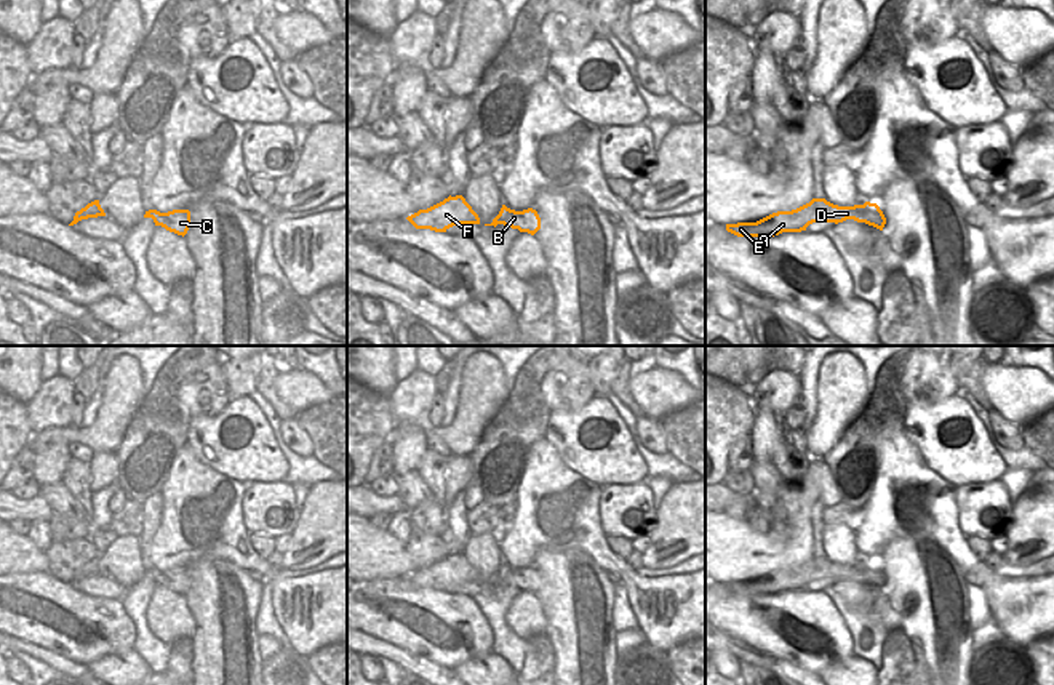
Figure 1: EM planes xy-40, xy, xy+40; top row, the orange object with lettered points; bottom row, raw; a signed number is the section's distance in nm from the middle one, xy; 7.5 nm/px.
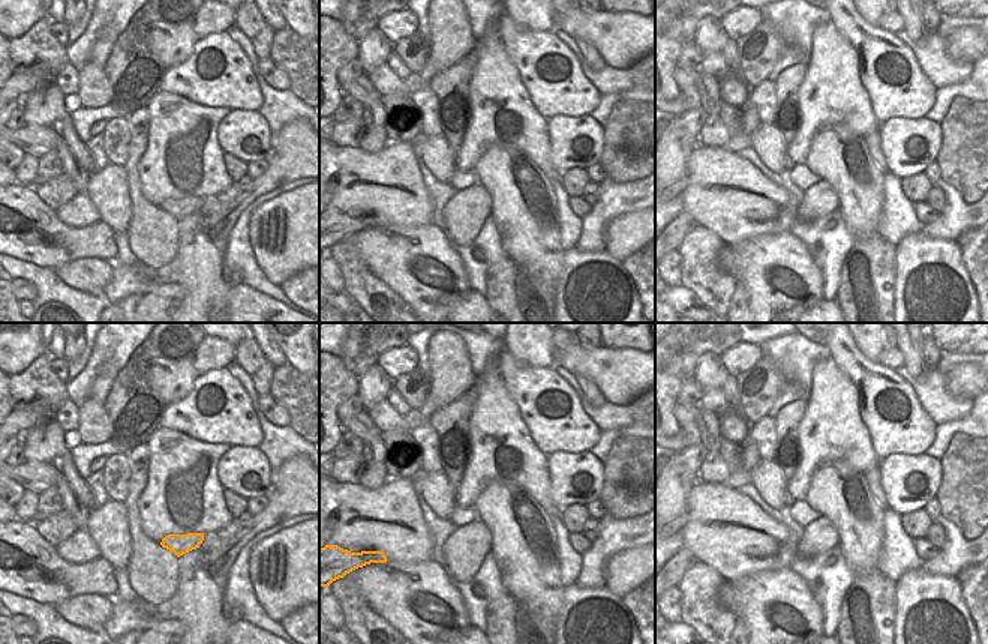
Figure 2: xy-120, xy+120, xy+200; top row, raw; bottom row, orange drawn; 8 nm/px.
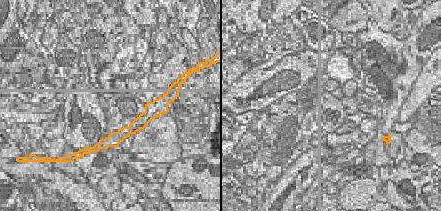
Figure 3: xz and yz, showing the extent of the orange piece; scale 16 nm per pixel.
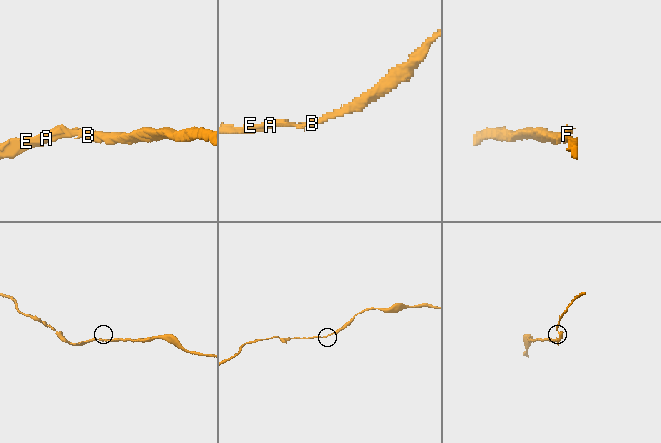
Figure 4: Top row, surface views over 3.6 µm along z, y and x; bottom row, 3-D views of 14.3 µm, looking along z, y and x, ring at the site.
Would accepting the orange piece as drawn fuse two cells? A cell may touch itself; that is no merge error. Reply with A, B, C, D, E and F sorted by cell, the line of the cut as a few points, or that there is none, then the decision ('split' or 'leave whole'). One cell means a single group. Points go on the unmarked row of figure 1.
A B C D E F; no cut; leave whole

